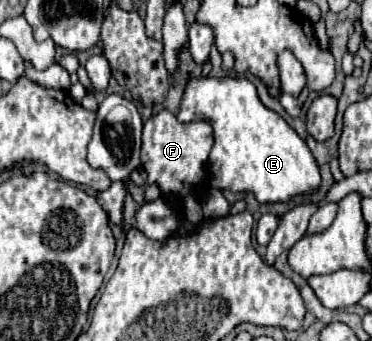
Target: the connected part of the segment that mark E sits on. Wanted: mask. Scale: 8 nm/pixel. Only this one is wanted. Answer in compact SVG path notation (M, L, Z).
M190 79L184 91L180 113L176 115L180 123L190 121L208 121L214 127L214 147L212 157L208 159L208 173L212 187L230 189L234 193L250 191L258 199L258 203L288 203L298 195L312 195L318 191L322 177L316 159L312 157L304 139L296 135L296 131L274 111L264 107L258 99L256 87L248 79Z

